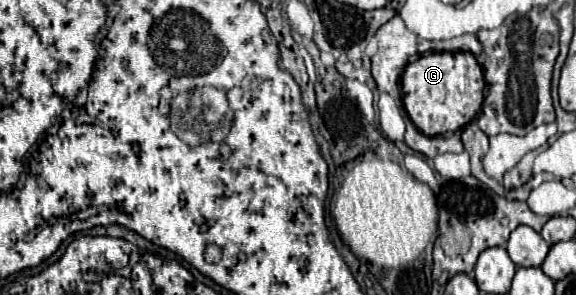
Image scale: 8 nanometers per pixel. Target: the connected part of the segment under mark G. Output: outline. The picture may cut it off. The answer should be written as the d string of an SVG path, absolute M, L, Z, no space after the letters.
M431 52L409 62L401 76L403 104L411 122L425 136L455 132L469 124L483 104L483 70L471 52Z

